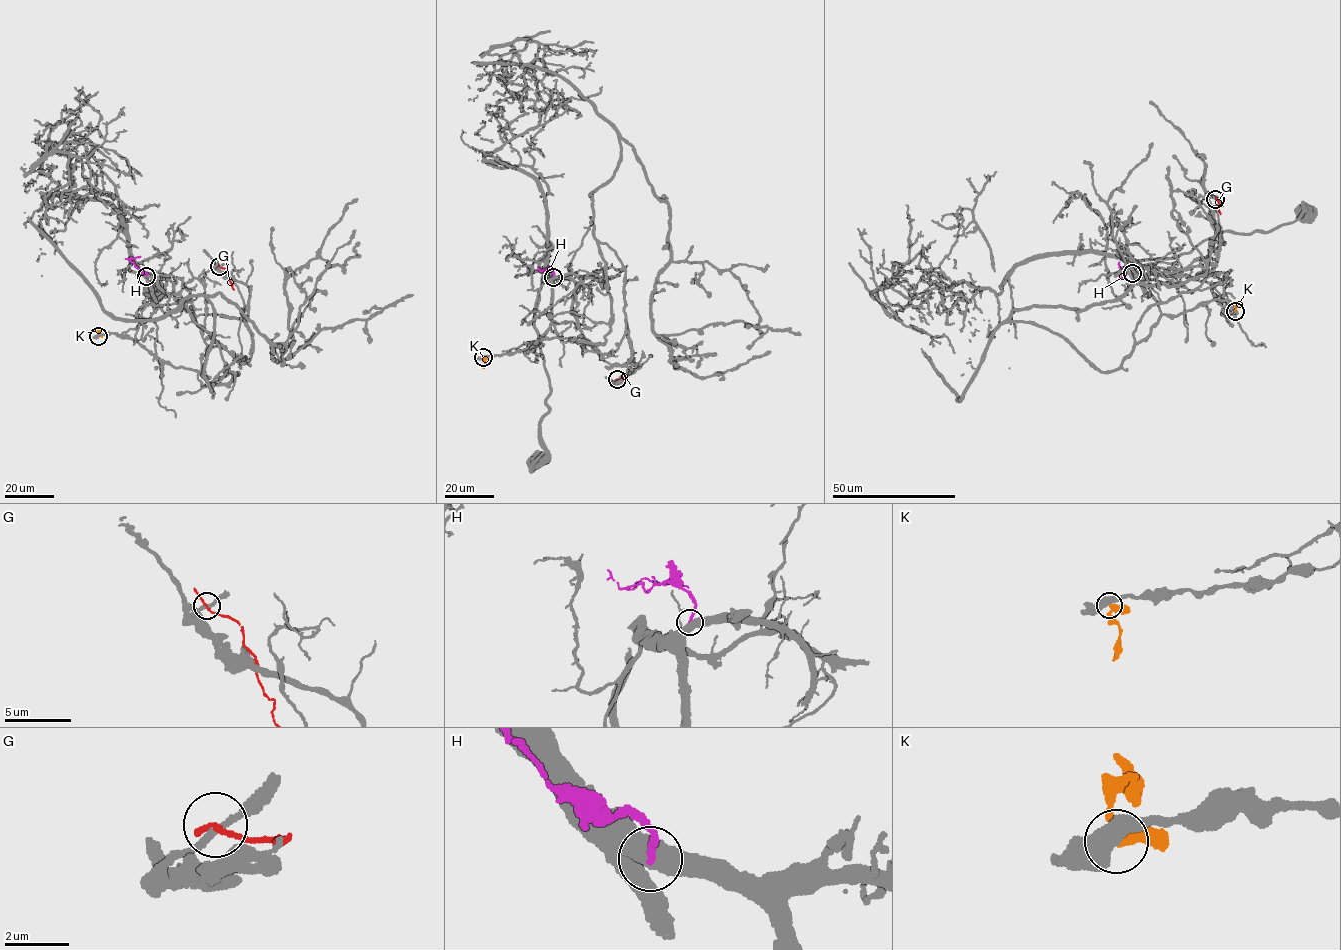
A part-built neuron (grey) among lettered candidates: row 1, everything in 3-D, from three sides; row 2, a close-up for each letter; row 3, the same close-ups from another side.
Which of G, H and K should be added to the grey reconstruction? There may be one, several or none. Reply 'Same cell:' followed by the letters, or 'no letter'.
Same cell: no letter

